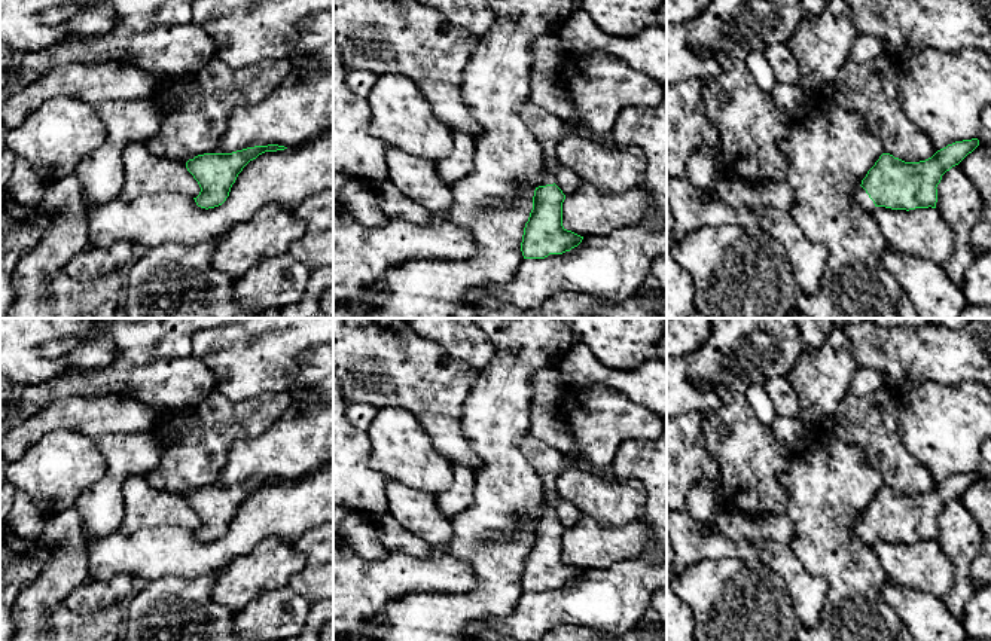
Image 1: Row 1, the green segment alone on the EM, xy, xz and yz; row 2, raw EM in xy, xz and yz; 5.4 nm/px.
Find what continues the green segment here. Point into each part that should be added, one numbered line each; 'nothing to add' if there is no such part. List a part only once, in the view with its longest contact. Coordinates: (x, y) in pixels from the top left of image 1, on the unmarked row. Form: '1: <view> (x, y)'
1: yz (860, 530)

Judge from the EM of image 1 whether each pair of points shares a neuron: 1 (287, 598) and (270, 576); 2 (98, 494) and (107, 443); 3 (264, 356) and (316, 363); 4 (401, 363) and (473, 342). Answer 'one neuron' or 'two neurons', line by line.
1: two neurons
2: one neuron
3: two neurons
4: two neurons

